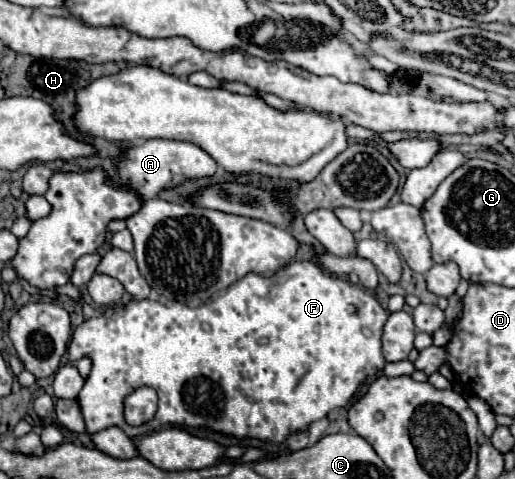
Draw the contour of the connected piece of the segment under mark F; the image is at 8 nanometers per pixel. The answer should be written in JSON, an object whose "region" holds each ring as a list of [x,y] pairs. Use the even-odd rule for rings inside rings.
{"region":[[[313,261],[289,263],[271,279],[249,273],[219,299],[195,309],[181,303],[165,307],[157,301],[129,301],[127,305],[109,307],[101,317],[83,321],[69,345],[71,361],[85,355],[93,361],[91,373],[77,395],[85,431],[87,435],[95,435],[117,425],[129,437],[139,437],[153,429],[181,425],[209,427],[239,439],[257,437],[281,443],[297,429],[307,429],[313,421],[323,419],[331,409],[349,405],[367,376],[383,369],[386,361],[381,337],[385,321],[387,311],[375,297],[327,273]],[[145,385],[153,387],[159,395],[157,415],[143,427],[129,427],[123,419],[123,399]]]}

